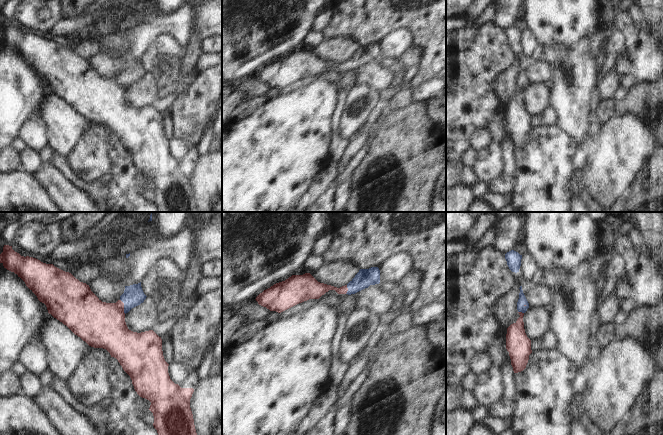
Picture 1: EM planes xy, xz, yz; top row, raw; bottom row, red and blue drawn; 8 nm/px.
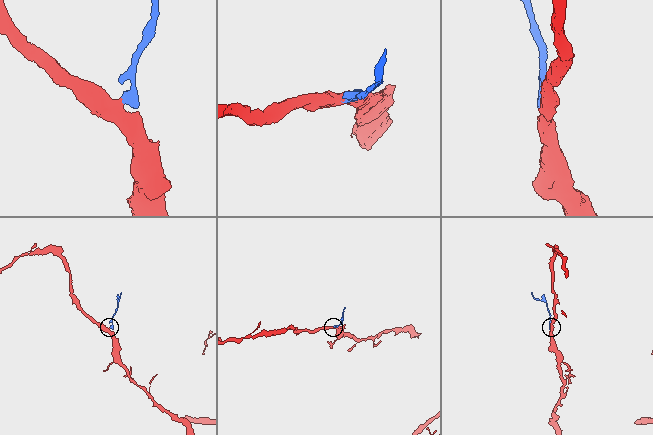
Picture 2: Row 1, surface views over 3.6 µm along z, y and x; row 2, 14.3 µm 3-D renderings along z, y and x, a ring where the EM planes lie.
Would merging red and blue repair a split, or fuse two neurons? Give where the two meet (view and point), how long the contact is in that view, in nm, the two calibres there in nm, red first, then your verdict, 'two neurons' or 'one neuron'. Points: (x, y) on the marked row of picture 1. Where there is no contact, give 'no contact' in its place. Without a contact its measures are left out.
meets red in xy at (123, 306); contact 130 nm long; 360 nm thick on the red side, 170 nm on the other; one neuron

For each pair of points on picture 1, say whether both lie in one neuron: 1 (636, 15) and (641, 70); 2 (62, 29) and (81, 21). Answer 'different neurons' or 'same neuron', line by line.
1: different neurons
2: same neuron

